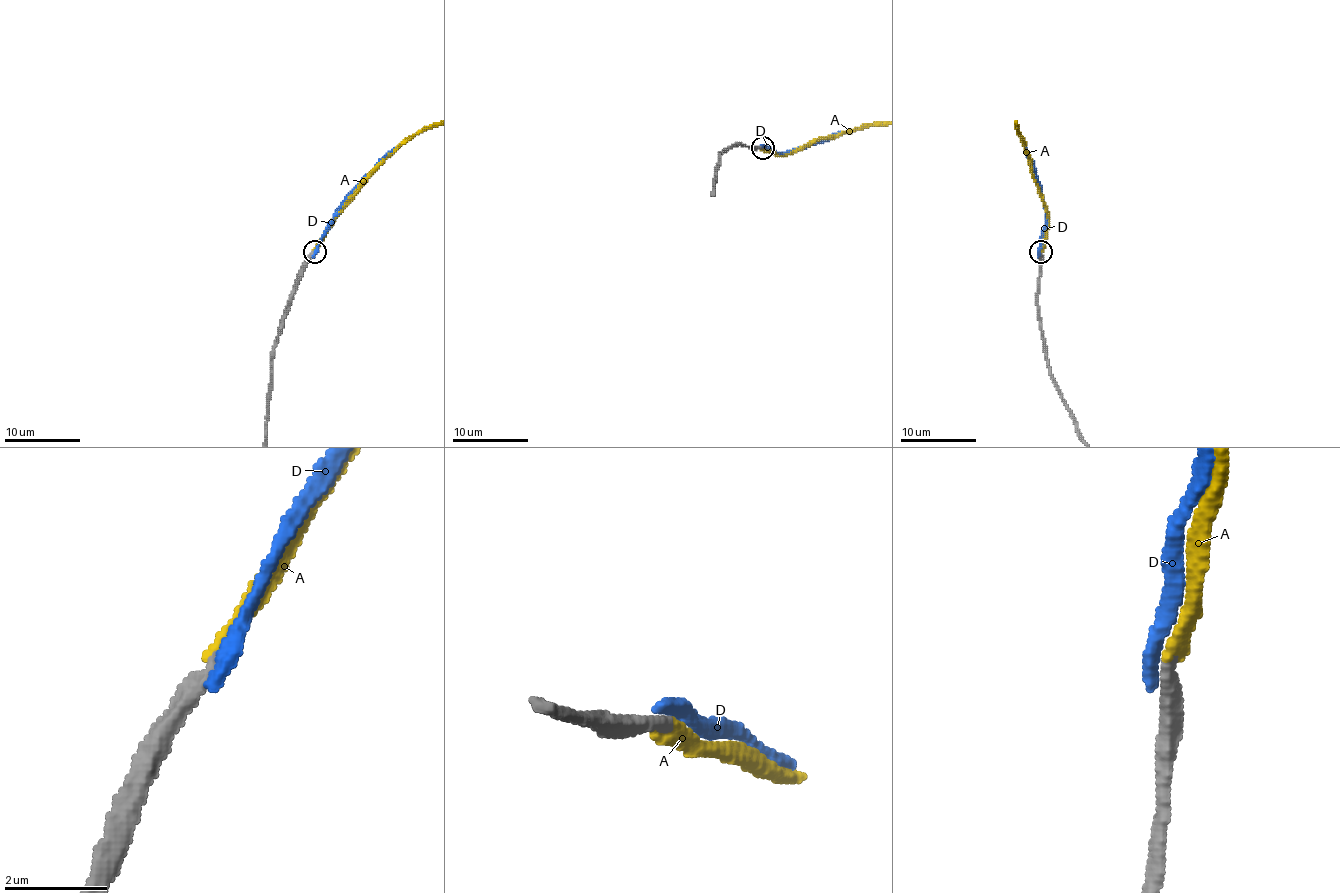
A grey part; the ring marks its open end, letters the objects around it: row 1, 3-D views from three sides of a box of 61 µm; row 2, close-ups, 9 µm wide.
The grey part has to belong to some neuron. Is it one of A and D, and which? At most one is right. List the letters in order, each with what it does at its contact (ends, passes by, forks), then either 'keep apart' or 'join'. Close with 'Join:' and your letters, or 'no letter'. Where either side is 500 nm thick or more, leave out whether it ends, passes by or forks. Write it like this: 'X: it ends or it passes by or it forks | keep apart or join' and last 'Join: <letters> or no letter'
A: it ends | join
D: it ends | keep apart
Join: A

